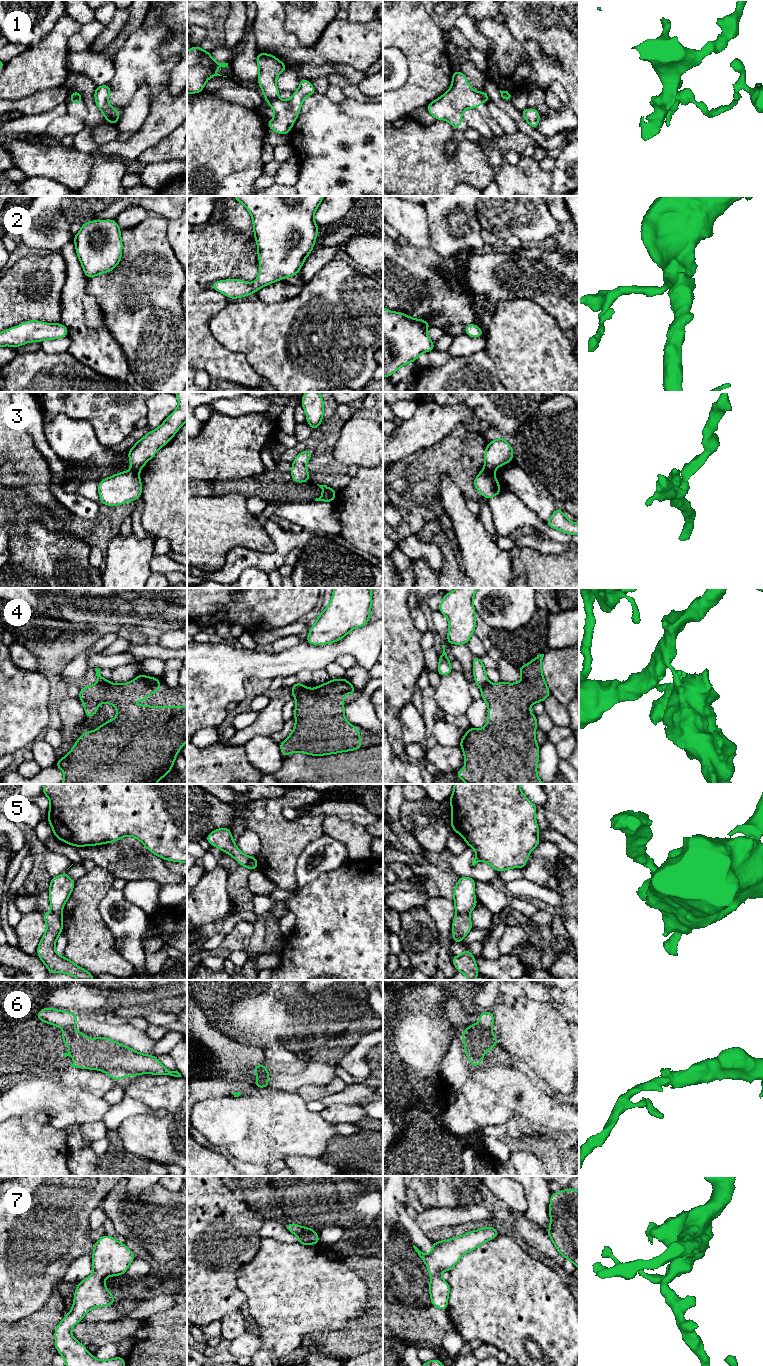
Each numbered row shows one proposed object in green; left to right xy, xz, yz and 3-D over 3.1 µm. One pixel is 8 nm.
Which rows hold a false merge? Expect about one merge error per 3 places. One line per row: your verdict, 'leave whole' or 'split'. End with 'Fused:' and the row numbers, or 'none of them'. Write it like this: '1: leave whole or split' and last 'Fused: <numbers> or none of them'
1: split
2: leave whole
3: split
4: split
5: split
6: split
7: leave whole
Fused: 1, 3, 4, 5, 6

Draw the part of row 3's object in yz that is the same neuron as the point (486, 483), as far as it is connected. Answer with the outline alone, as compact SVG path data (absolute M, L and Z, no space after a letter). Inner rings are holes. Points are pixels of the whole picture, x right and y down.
M484 469L473 480L475 489L482 494L488 501L500 494L502 489L497 481L494 473L488 472Z

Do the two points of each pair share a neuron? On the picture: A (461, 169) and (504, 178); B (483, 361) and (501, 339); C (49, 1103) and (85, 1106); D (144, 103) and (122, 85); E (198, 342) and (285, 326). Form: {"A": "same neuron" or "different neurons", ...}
{"A": "different neurons", "B": "different neurons", "C": "same neuron", "D": "different neurons", "E": "different neurons"}

